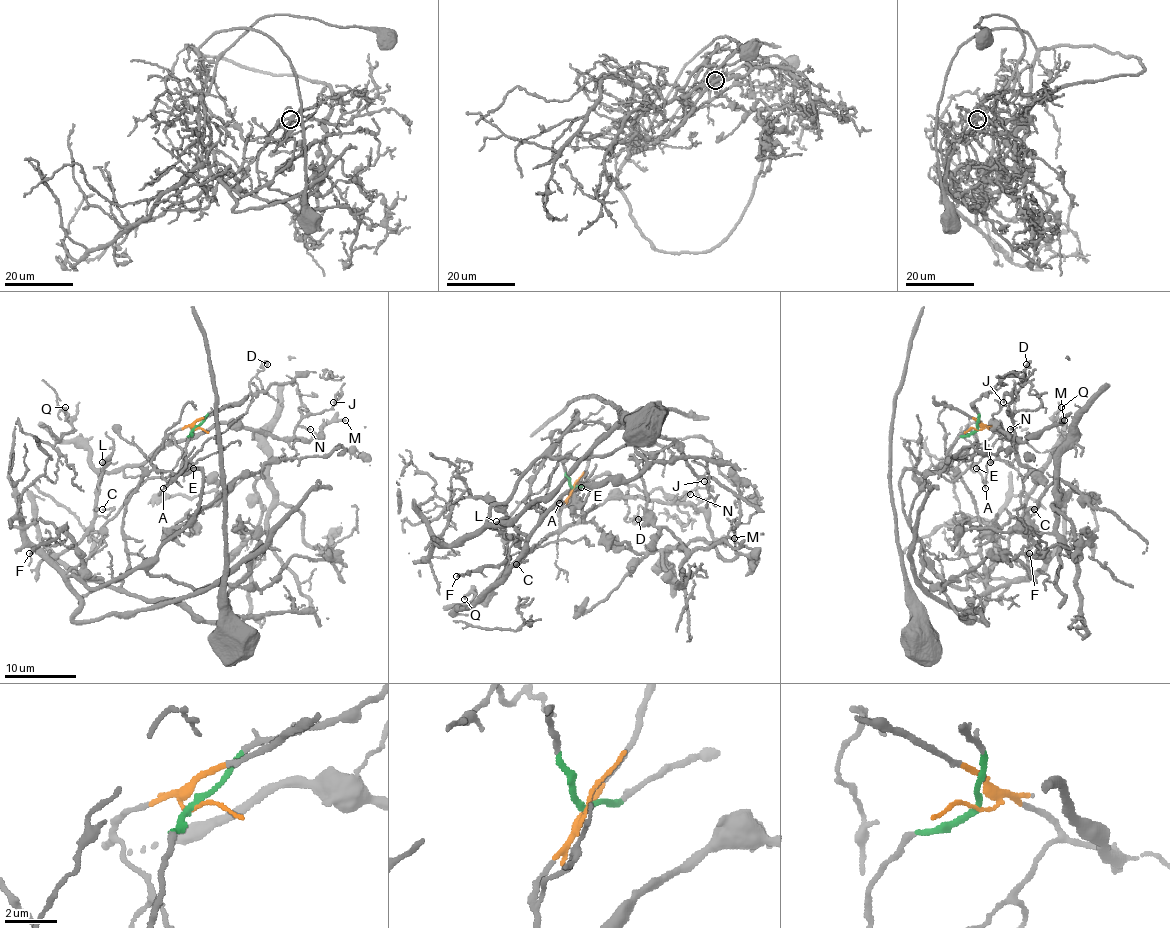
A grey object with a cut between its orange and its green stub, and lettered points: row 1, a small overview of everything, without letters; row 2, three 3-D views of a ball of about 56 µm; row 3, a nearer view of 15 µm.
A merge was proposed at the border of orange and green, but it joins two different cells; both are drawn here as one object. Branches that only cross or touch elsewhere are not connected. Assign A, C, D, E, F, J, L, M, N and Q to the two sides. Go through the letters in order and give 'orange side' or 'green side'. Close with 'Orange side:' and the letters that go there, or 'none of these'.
A: orange side
C: orange side
D: orange side
E: orange side
F: orange side
J: orange side
L: orange side
M: orange side
N: orange side
Q: orange side
Orange side: A, C, D, E, F, J, L, M, N, Q

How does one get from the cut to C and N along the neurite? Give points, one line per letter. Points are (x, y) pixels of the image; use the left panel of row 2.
C: (195, 428), (180, 428), (142, 463), (105, 473), (96, 497), (96, 513), (102, 517), (109, 513), (102, 509)
N: (195, 428), (180, 428), (172, 441), (188, 439), (226, 423), (279, 437), (291, 437), (296, 427), (310, 428)

